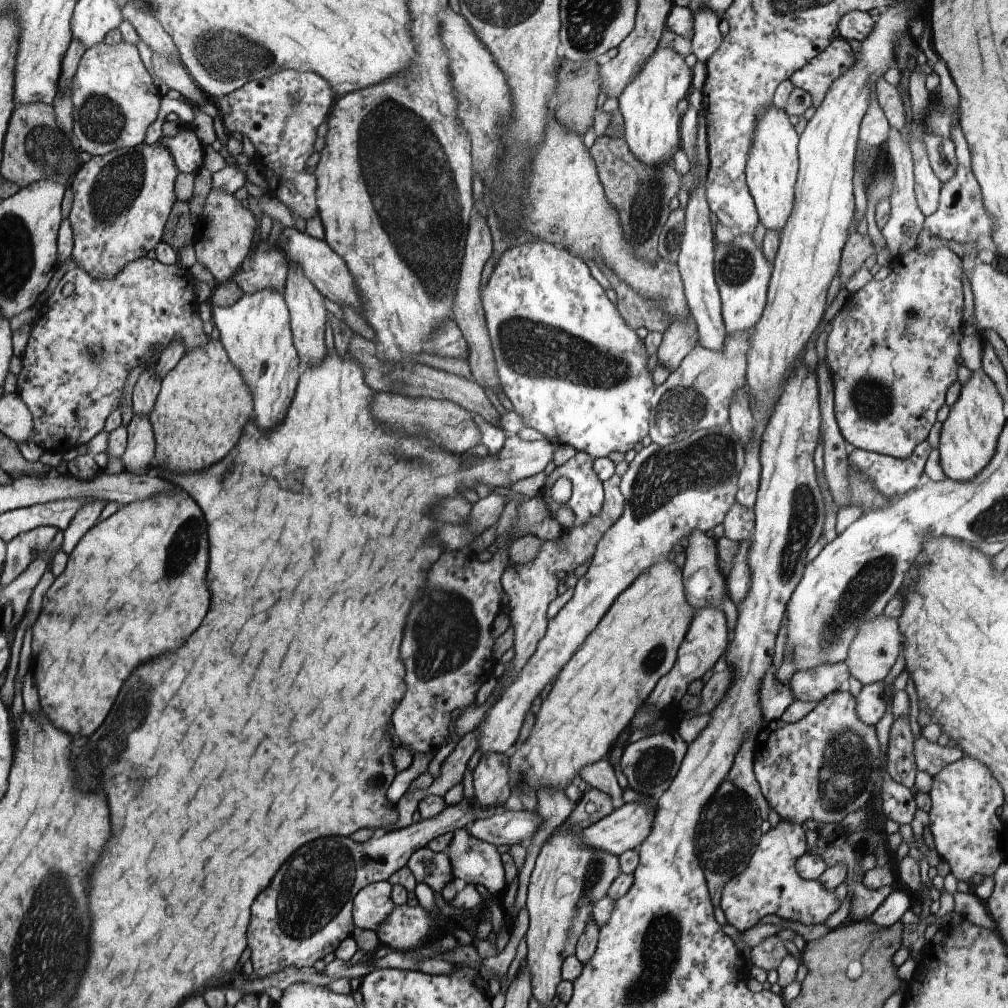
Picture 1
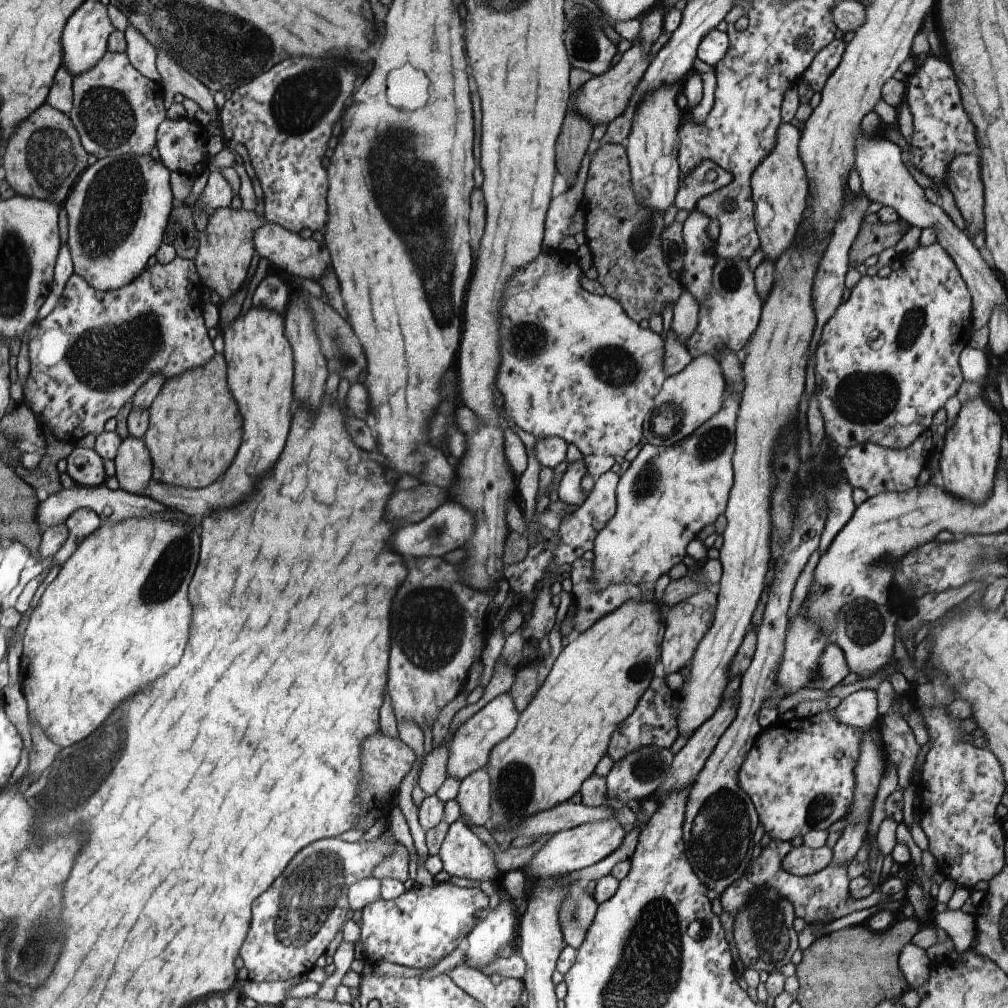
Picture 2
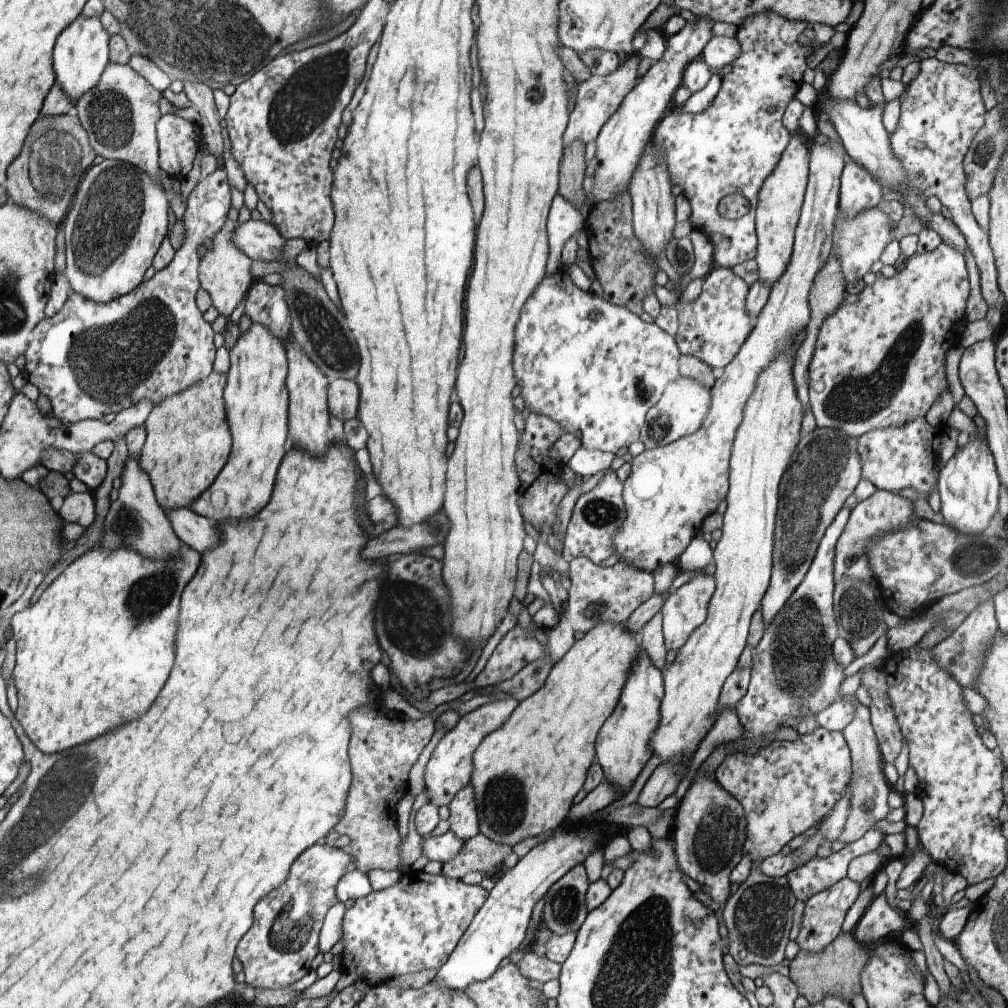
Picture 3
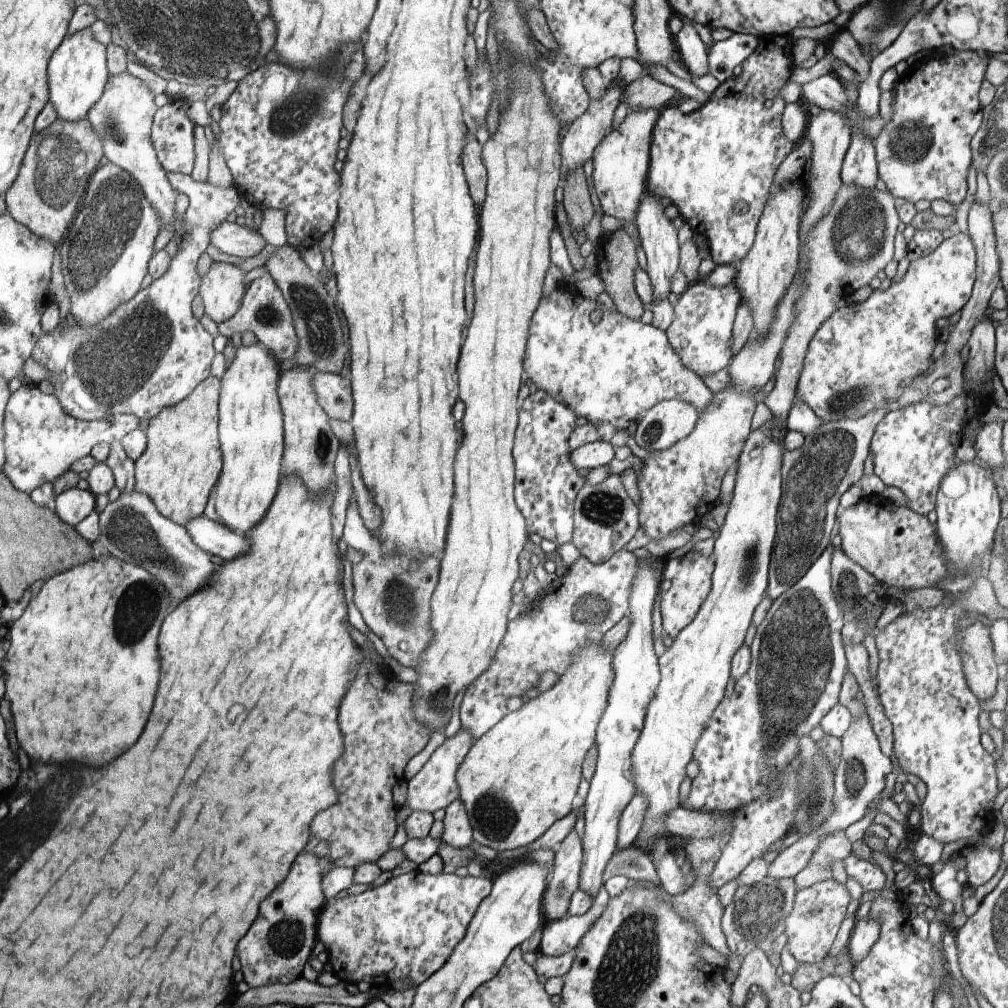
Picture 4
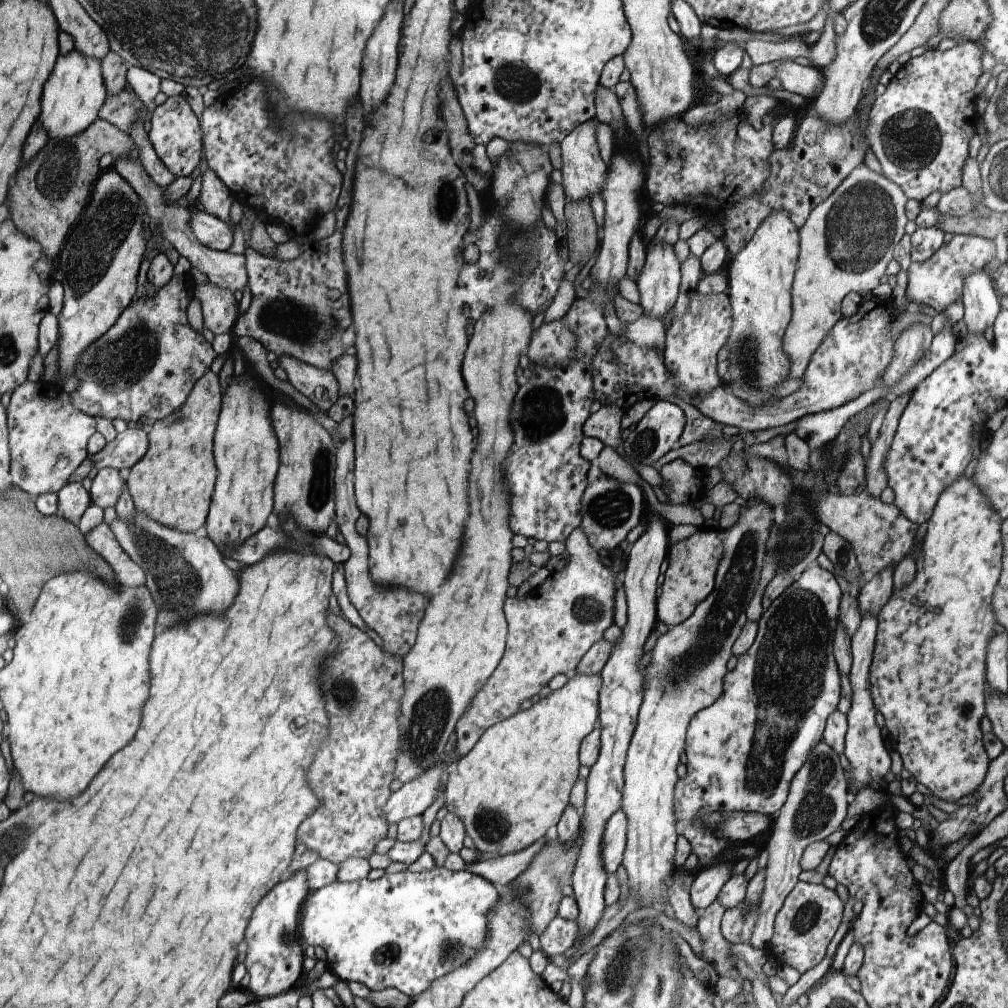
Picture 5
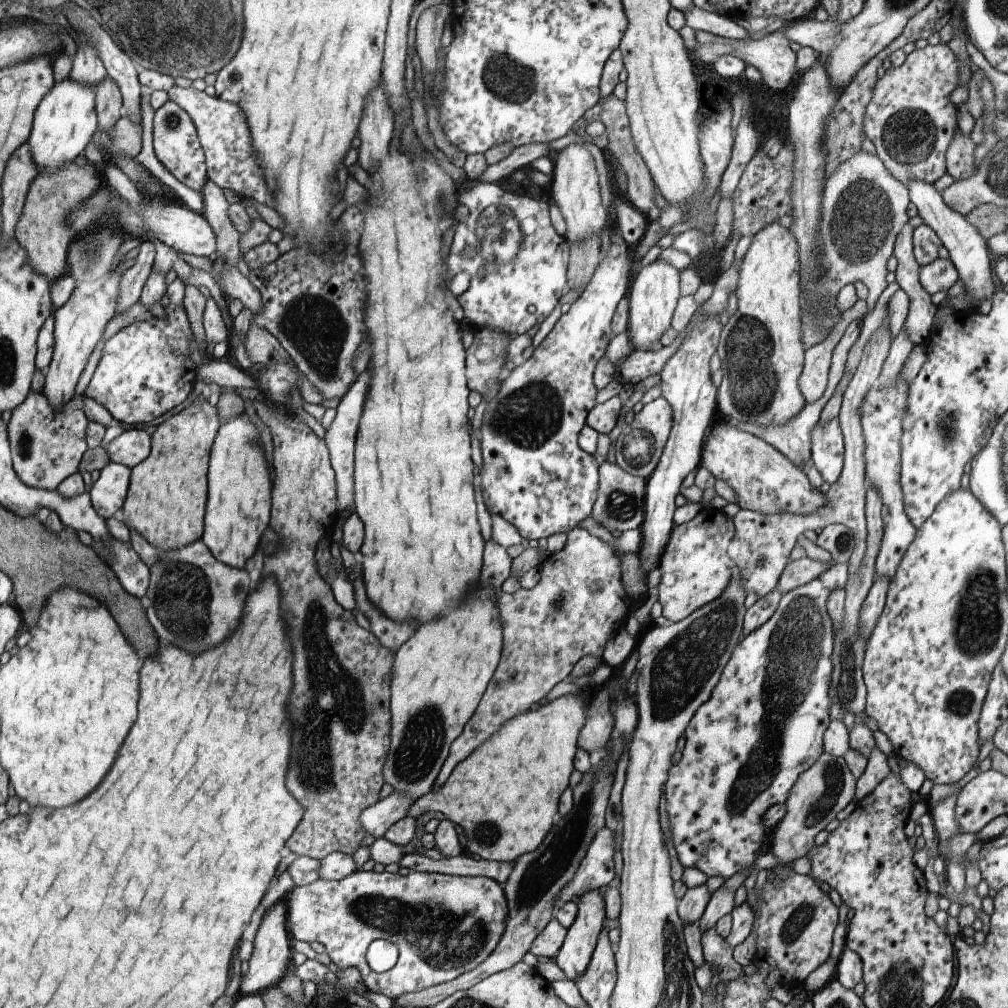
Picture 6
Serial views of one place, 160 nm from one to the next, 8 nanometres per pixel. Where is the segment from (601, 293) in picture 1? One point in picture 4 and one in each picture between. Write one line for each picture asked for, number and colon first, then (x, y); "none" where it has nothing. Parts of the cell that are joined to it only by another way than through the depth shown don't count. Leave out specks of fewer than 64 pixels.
2: (574, 365)
3: (591, 365)
4: (611, 373)

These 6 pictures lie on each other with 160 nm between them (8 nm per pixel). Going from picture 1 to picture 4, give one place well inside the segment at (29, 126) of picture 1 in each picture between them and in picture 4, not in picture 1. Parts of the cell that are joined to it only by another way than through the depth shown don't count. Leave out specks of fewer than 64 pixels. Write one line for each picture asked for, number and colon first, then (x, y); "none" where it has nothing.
2: (44, 156)
3: (57, 153)
4: (56, 168)

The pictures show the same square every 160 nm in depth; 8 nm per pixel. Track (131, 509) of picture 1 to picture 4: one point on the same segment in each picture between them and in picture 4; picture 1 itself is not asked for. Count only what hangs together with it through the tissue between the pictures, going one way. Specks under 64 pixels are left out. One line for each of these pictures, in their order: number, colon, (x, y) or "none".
2: (117, 616)
3: (94, 652)
4: (90, 712)

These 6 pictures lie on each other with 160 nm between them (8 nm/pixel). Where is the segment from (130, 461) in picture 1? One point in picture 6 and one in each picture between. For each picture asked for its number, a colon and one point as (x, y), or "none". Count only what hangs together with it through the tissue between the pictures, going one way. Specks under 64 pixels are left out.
2: (133, 464)
3: (136, 519)
4: (132, 528)
5: (187, 575)
6: (195, 599)

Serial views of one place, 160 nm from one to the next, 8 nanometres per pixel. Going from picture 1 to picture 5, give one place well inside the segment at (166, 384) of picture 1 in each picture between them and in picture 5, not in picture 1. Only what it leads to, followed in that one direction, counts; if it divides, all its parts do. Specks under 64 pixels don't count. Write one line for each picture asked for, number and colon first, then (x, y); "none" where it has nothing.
2: (195, 428)
3: (188, 442)
4: (180, 465)
5: (173, 483)

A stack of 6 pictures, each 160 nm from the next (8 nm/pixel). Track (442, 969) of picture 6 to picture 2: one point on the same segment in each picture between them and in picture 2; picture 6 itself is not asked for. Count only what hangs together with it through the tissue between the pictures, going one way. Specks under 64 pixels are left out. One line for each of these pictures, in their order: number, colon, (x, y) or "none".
2: (421, 926)
3: (416, 924)
4: (406, 927)
5: (438, 919)

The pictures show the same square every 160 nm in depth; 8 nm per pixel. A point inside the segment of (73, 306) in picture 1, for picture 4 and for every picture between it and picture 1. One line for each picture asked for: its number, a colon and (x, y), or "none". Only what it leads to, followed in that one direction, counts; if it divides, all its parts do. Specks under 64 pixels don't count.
2: (93, 352)
3: (90, 359)
4: (150, 353)

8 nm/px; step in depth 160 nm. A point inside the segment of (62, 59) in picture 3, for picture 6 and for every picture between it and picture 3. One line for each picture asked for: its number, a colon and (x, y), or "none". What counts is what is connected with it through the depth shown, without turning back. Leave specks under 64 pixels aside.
4: (80, 72)
5: (76, 91)
6: (63, 125)

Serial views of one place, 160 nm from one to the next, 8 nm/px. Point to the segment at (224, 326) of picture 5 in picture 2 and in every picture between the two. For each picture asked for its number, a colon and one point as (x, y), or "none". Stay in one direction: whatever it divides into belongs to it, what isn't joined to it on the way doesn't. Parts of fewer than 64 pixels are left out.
2: (227, 244)
3: (225, 271)
4: (222, 289)

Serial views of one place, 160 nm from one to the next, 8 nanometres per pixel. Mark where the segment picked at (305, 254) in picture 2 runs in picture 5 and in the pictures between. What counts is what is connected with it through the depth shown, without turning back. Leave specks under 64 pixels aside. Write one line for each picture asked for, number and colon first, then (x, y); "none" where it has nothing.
3: (260, 240)
4: (232, 238)
5: (211, 231)

